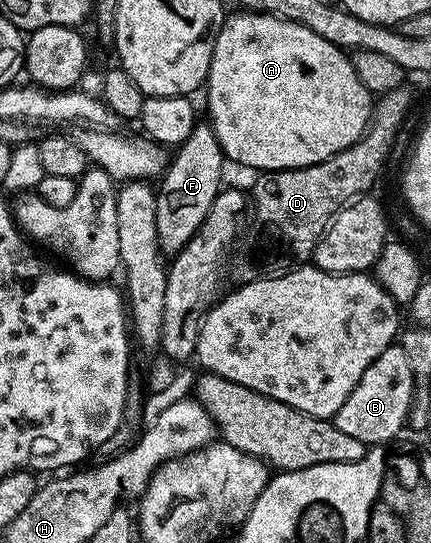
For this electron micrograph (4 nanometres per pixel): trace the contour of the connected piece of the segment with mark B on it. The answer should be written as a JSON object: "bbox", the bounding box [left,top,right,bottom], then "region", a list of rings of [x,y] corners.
{"bbox":[335,346,415,446],"region":[[[390,346],[363,370],[363,378],[347,394],[347,402],[339,406],[335,417],[335,423],[343,434],[350,438],[359,438],[366,446],[385,446],[393,440],[401,431],[406,431],[409,413],[413,410],[413,398],[415,395],[415,377],[413,367],[407,358],[407,354],[400,346]]]}

